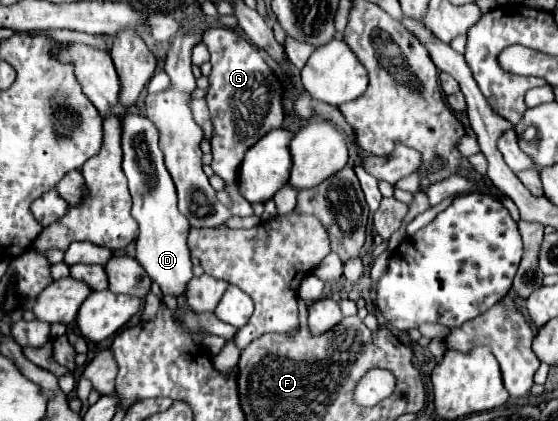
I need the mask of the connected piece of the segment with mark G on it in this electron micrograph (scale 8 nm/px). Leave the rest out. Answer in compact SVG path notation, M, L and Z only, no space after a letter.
M207 28L203 34L203 42L211 52L213 72L209 76L209 92L207 106L213 122L213 162L211 168L217 176L221 176L227 184L227 192L233 200L233 216L251 216L251 204L237 190L237 172L245 158L245 152L261 140L267 132L281 128L283 122L283 106L281 106L281 82L269 70L259 50L229 28Z

